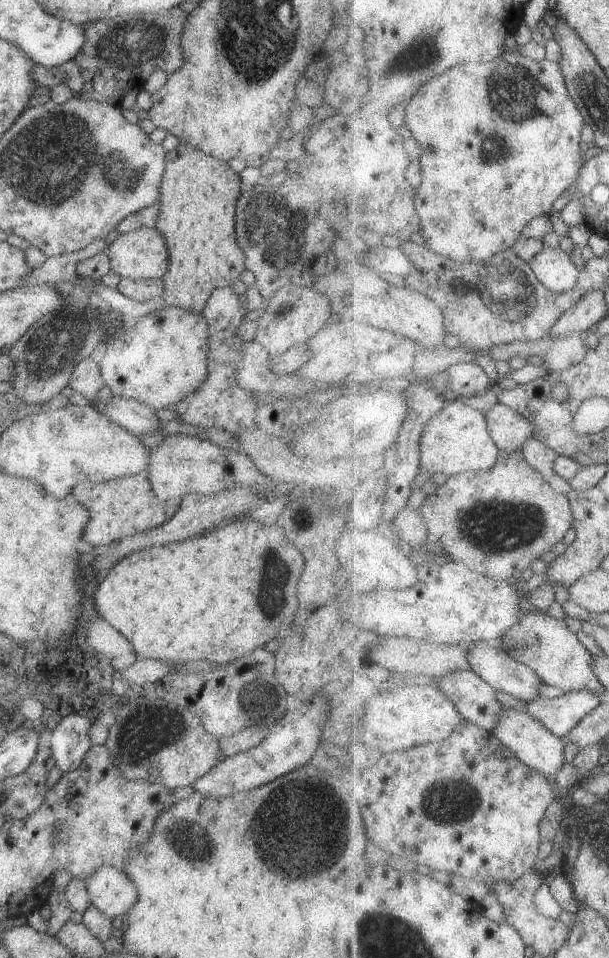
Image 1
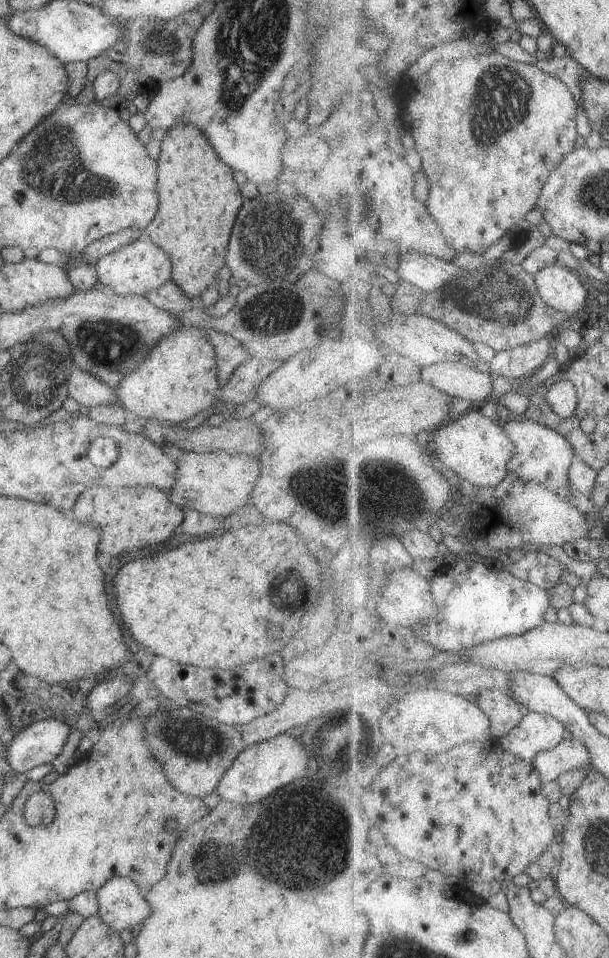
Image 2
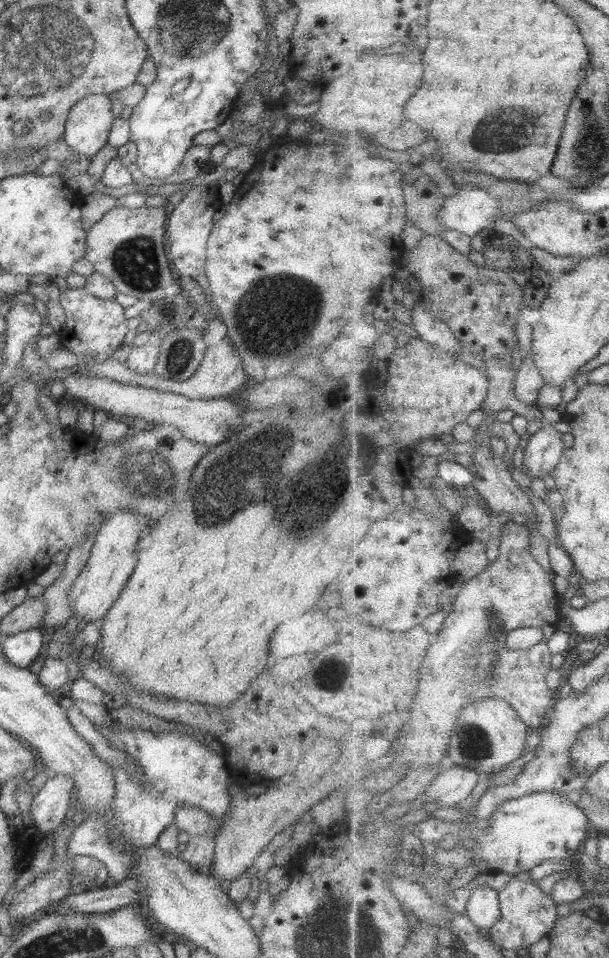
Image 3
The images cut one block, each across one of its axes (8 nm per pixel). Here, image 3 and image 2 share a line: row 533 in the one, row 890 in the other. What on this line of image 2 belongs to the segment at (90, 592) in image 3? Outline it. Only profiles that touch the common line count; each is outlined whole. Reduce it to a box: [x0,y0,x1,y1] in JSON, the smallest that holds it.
[95,876,151,932]

